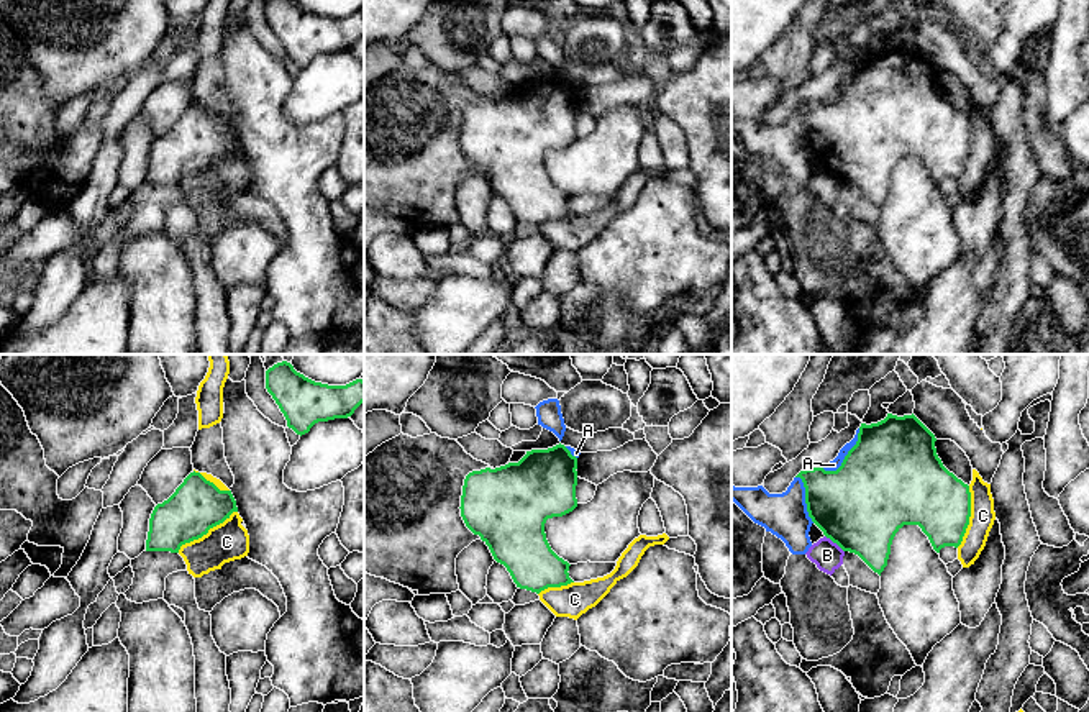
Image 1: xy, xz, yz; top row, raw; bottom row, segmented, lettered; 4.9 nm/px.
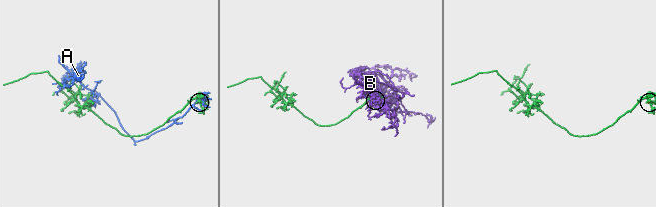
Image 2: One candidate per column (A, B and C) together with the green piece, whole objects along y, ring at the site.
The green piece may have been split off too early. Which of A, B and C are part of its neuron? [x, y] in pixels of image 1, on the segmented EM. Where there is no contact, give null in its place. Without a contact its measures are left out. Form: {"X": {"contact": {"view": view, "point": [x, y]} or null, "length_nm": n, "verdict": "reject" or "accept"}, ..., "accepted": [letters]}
{"A": {"contact": {"view": "yz", "point": [847, 455]}, "length_nm": 280, "verdict": "reject"}, "B": {"contact": {"view": "yz", "point": [835, 542]}, "length_nm": 130, "verdict": "reject"}, "C": {"contact": {"view": "xy", "point": [205, 534]}, "length_nm": 360, "verdict": "reject"}, "accepted": []}

